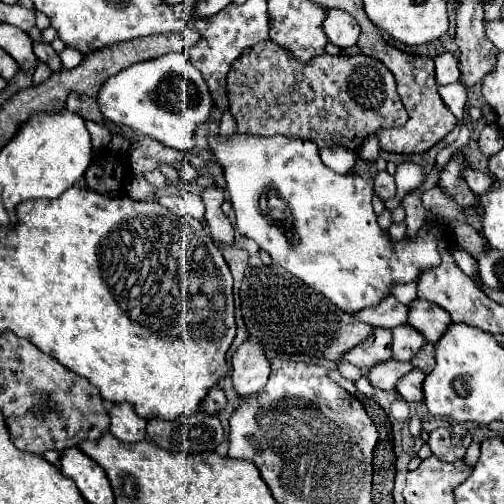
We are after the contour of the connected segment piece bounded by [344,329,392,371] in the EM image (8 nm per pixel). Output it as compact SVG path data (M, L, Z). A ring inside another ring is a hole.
M374 329L372 335L354 349L350 349L344 355L344 359L366 371L372 365L390 359L390 343L392 343L392 333L388 329Z

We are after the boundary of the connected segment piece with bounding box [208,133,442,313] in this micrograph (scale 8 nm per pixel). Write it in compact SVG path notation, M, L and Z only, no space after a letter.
M218 133L208 135L208 145L212 157L222 167L230 203L236 213L236 229L248 239L254 239L278 265L328 297L342 311L356 313L360 309L374 307L380 299L384 299L384 295L390 295L392 283L410 283L420 271L440 263L436 243L442 235L438 229L434 235L432 229L424 227L416 239L392 245L388 233L378 227L372 211L372 179L362 179L356 173L334 173L322 163L316 143L308 139L290 139L284 135L262 137L234 133L228 137Z

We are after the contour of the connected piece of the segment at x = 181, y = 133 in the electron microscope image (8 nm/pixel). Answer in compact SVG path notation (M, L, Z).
M168 53L168 55L156 57L156 59L136 63L124 71L120 71L120 75L112 75L98 91L98 105L100 105L100 113L110 123L128 127L140 135L160 141L166 147L188 153L194 147L194 129L202 121L206 121L210 115L212 97L210 97L210 91L208 91L208 85L204 81L202 73L192 65L190 57L186 53Z

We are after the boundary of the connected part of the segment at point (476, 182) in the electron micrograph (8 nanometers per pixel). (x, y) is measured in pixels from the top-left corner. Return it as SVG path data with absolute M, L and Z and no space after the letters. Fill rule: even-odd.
M466 165L464 171L462 171L462 175L464 175L464 181L468 183L468 187L470 187L474 193L484 193L486 187L490 187L490 183L492 183L492 179L490 179L486 173L474 169L472 165Z

